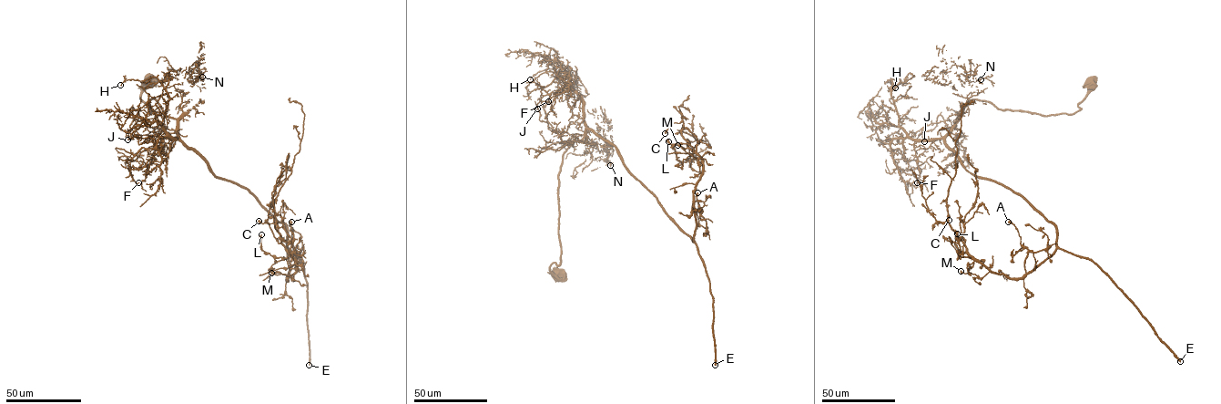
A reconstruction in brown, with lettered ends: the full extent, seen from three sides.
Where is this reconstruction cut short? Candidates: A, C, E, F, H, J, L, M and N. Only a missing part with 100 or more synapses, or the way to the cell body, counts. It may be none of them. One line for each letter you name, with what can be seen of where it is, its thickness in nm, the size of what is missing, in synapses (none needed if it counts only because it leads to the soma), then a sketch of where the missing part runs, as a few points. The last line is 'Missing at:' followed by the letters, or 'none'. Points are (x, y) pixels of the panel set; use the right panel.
E: Place: (1180, 361). Thickness 480 nm. Roughly 1000 synapses
Missing at: E

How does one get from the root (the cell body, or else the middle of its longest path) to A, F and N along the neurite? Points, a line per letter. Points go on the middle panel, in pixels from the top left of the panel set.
A: (557, 276), (550, 266), (560, 262), (562, 155), (588, 129), (615, 147), (693, 241), (697, 192)
F: (557, 276), (550, 266), (560, 262), (562, 155), (585, 140), (585, 124), (571, 87), (537, 106), (548, 101)
N: (557, 276), (550, 266), (560, 262), (562, 155), (573, 142), (591, 141), (612, 148), (610, 165)

